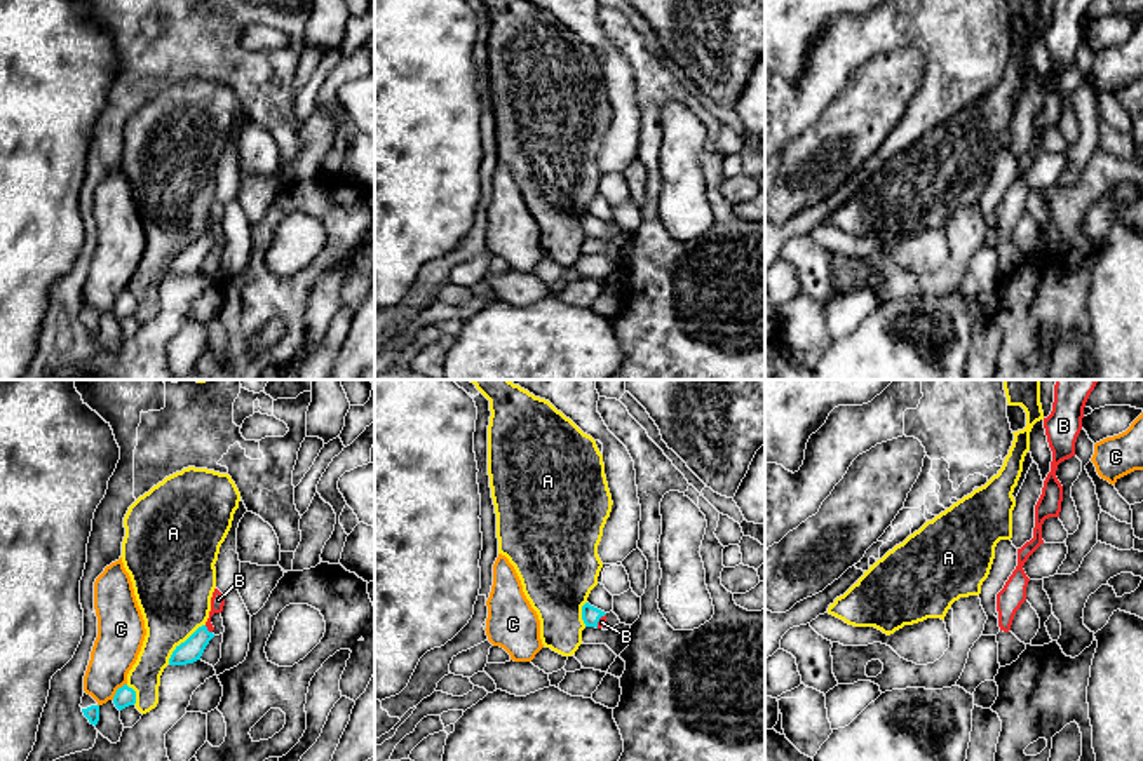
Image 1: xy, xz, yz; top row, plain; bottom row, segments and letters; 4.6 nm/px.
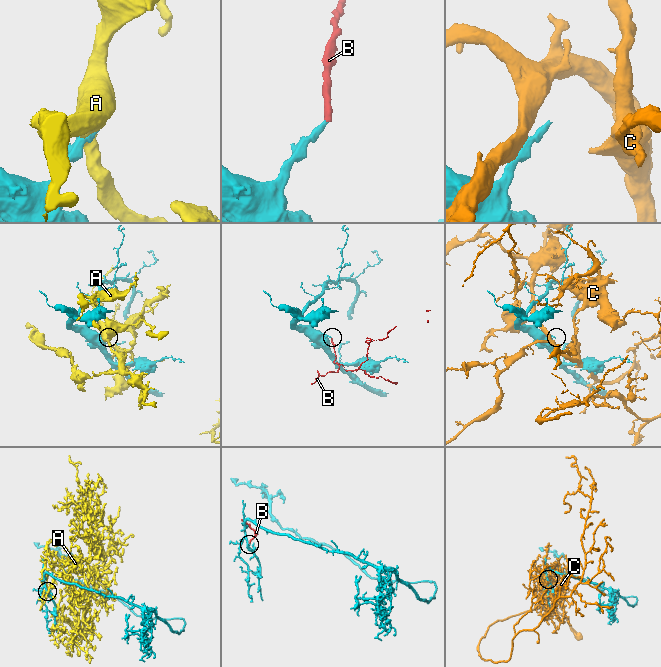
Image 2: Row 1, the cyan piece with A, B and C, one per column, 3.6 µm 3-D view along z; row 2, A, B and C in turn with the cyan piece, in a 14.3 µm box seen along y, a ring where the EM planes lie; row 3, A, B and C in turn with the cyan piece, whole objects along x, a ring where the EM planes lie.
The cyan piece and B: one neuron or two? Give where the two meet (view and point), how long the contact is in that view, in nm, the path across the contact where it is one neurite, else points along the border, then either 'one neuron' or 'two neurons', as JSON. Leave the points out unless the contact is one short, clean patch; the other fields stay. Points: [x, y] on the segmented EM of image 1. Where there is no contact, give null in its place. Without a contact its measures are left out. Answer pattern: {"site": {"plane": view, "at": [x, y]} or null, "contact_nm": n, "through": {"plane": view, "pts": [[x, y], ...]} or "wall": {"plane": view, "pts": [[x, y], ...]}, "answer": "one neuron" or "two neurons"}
{"site": {"plane": "xy", "at": [206, 629]}, "contact_nm": 50, "through": {"plane": "xy", "pts": [[189, 652], [206, 629], [218, 599]]}, "answer": "one neuron"}

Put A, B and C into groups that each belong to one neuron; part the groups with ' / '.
A / B / C

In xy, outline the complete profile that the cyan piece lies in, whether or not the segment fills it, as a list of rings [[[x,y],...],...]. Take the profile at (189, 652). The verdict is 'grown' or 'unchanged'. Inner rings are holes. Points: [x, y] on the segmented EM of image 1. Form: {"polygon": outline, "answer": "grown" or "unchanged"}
{"polygon": [[[214,589],[207,622],[202,627],[199,627],[185,643],[176,646],[176,650],[169,658],[169,665],[186,665],[200,660],[206,646],[214,637],[213,634],[214,627],[211,623],[211,616],[214,613],[221,613],[223,606],[225,606],[225,596],[218,589]]], "answer": "grown"}

